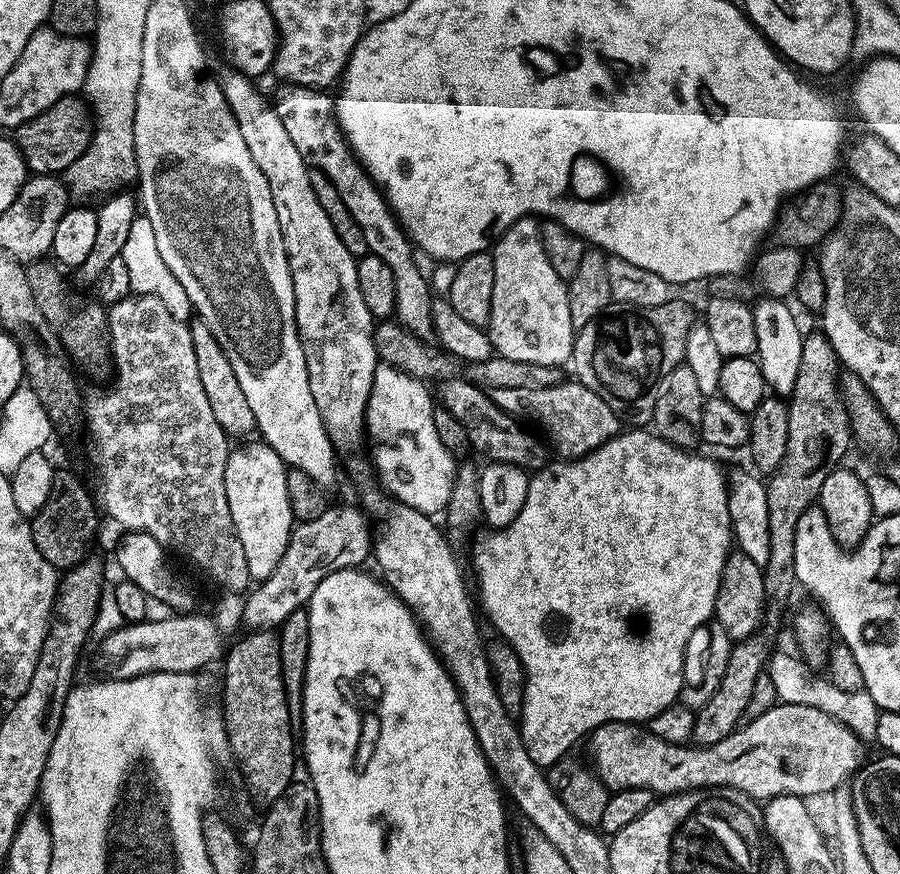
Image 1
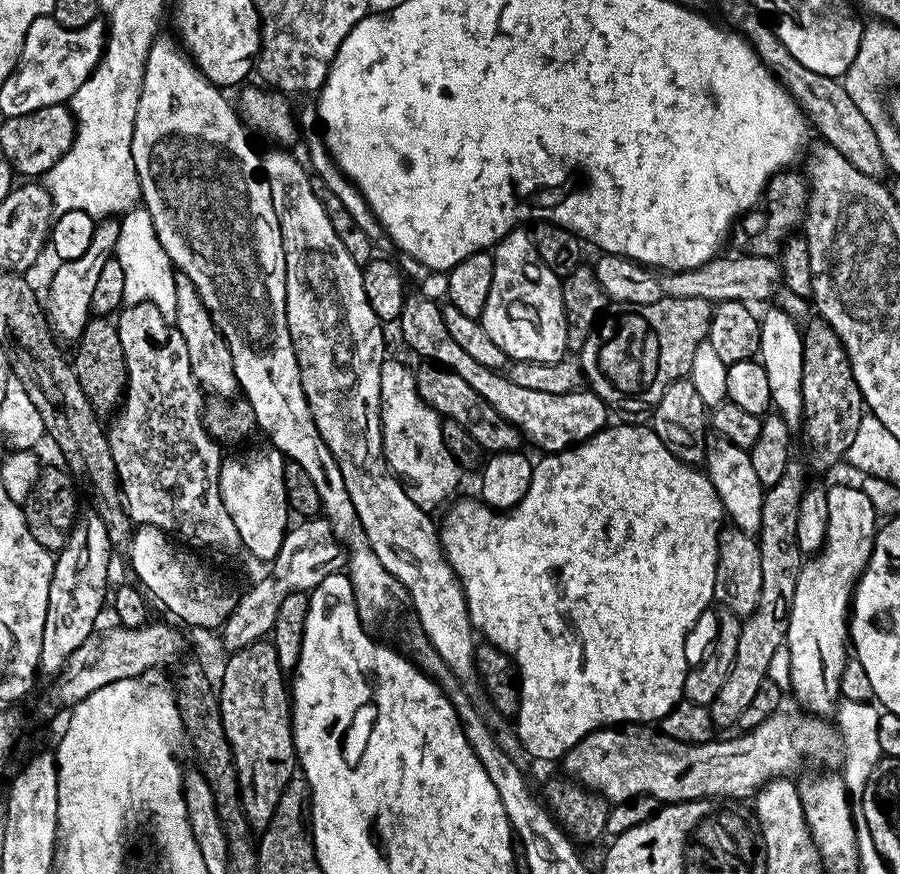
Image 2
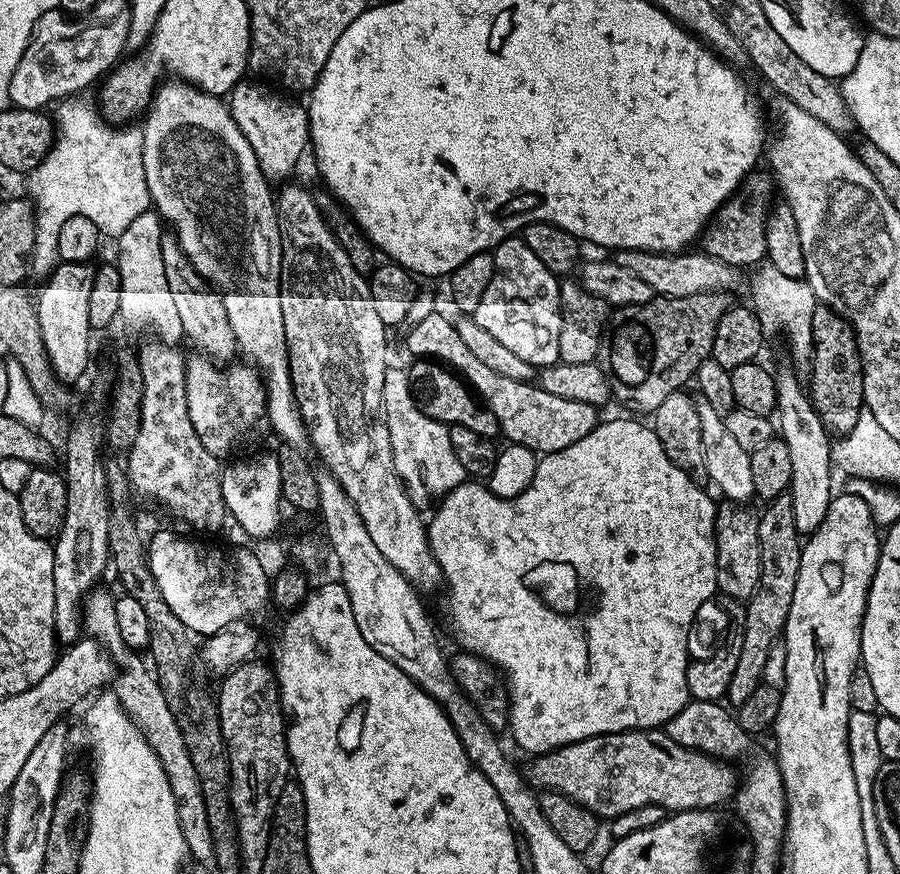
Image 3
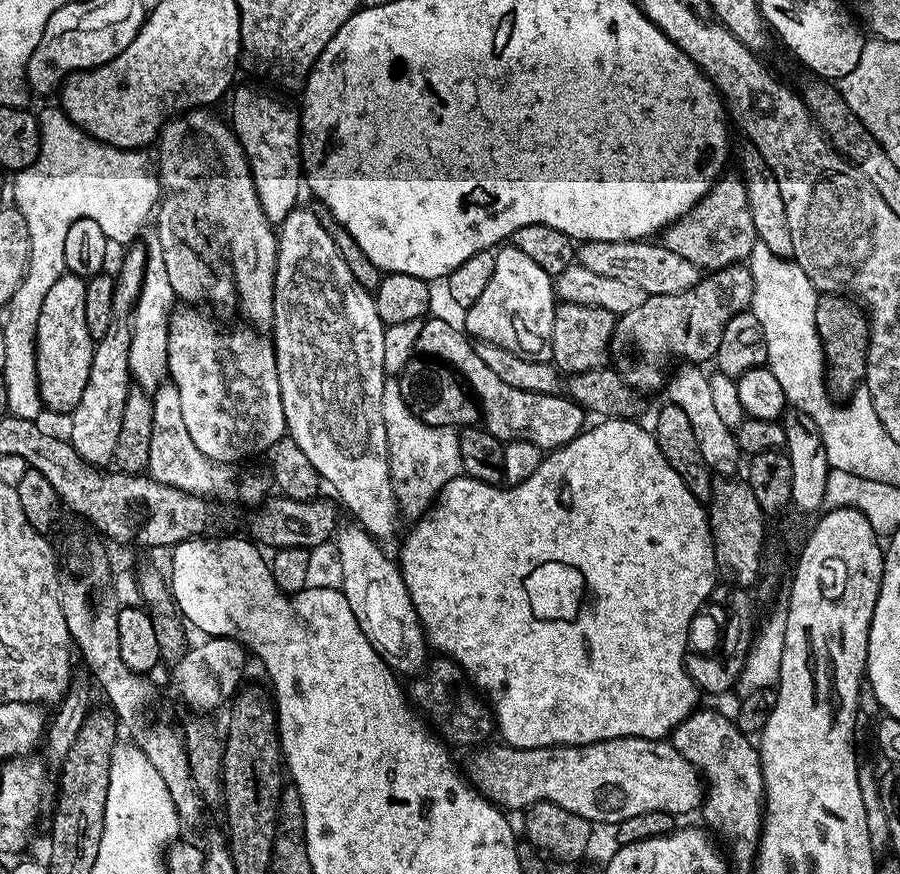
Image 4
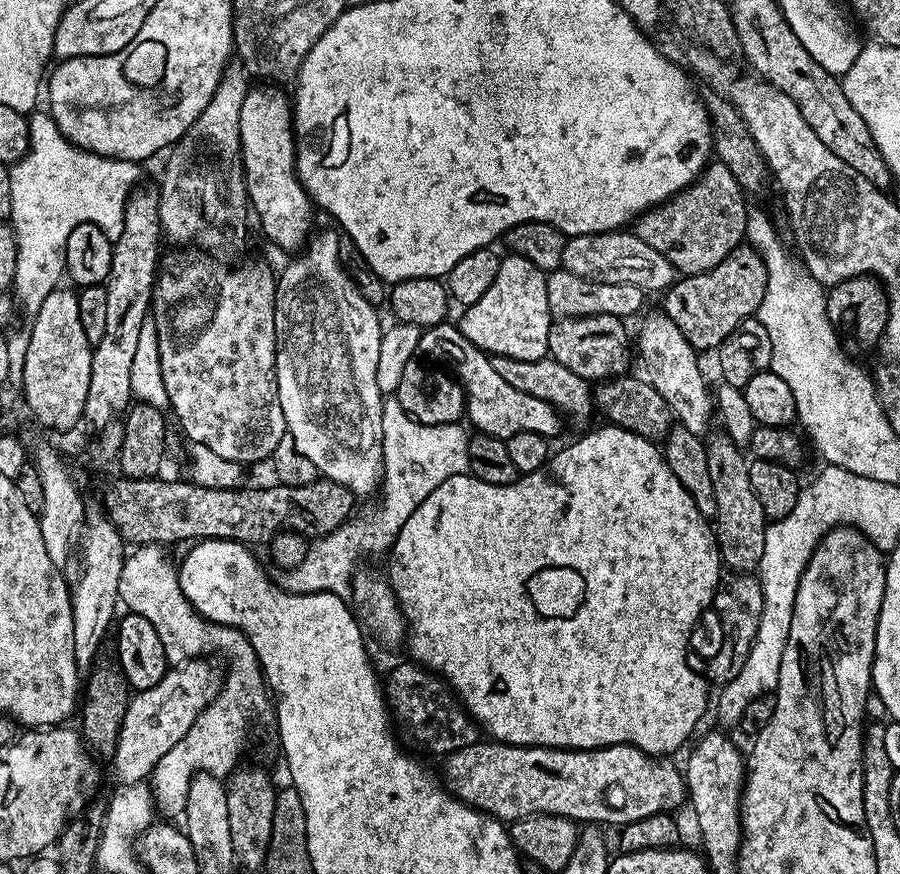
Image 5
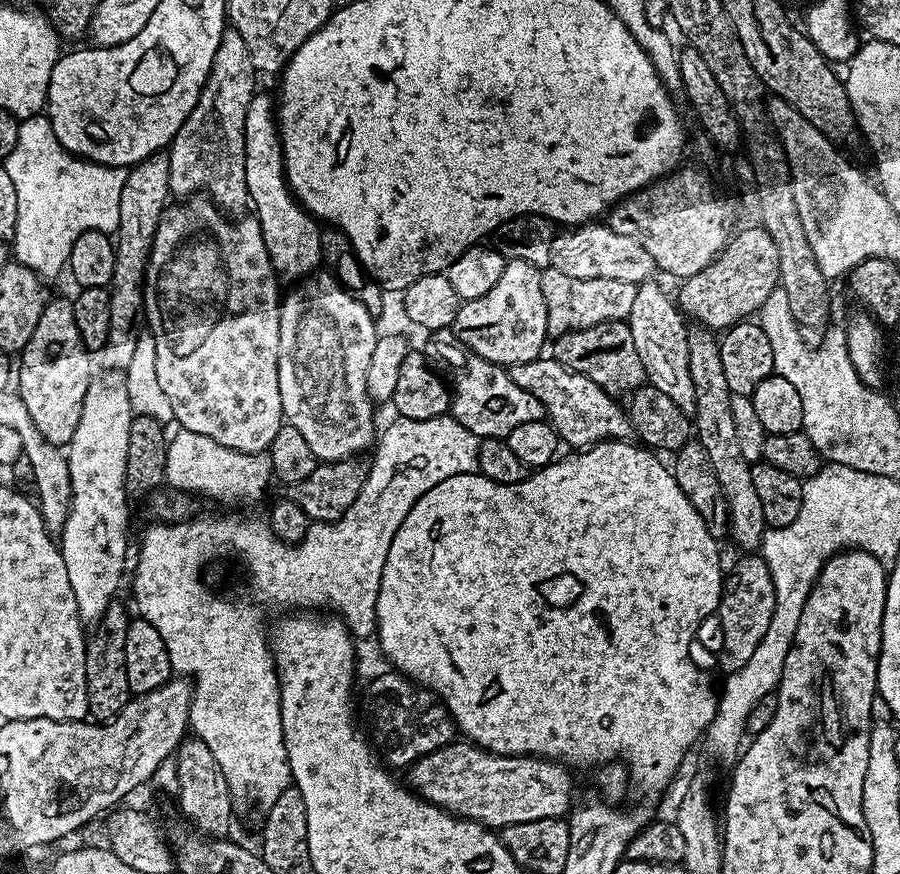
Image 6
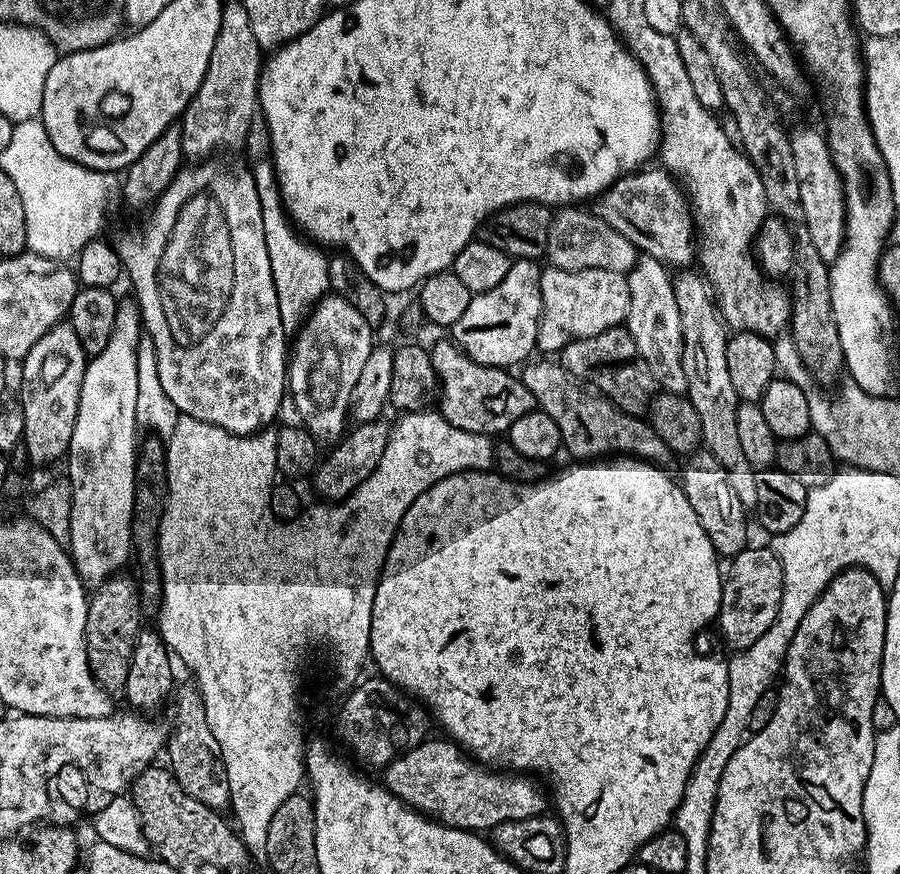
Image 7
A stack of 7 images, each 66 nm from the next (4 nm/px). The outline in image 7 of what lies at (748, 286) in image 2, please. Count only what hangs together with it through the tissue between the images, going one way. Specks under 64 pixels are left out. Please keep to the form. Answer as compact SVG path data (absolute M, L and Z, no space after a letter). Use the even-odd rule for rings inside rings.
M564 206L553 215L548 231L546 260L553 268L562 270L610 270L627 273L638 259L636 247L618 234L595 211L583 212L580 206Z

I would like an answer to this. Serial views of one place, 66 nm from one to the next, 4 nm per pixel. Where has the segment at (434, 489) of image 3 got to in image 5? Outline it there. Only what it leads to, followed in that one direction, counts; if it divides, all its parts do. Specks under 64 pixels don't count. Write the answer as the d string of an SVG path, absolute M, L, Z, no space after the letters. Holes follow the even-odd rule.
M385 399L382 414L382 442L380 443L384 455L384 474L378 489L380 504L374 505L373 508L364 508L361 512L359 509L355 515L345 520L341 528L336 528L330 534L313 539L306 558L302 558L302 562L297 568L289 568L283 573L283 587L290 592L333 592L336 596L347 597L349 595L348 583L351 580L353 583L354 580L352 567L359 562L360 556L366 555L367 552L387 553L402 530L406 518L410 518L410 514L414 514L417 506L434 489L442 486L442 482L446 482L446 478L463 476L468 472L469 433L463 432L460 427L459 423L430 426L417 420L411 420L396 399Z

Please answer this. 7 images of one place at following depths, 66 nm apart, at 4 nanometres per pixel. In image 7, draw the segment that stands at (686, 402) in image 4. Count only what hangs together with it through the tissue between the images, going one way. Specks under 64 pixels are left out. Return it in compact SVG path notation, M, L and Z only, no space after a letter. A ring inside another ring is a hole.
M641 255L626 273L630 290L630 310L626 327L634 338L636 354L648 366L657 385L665 392L687 393L686 374L682 370L682 324L672 289L669 269L654 258Z

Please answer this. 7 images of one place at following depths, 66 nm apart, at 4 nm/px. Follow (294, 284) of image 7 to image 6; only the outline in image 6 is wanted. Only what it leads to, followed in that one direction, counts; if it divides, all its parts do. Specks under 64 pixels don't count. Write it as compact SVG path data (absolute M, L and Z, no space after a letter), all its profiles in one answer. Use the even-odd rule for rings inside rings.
M257 91L246 106L245 130L246 190L251 211L260 223L262 242L266 242L268 257L277 277L284 276L288 282L307 278L321 267L324 255L322 228L315 216L300 203L288 186L284 175L284 151L280 145L278 104L264 93Z

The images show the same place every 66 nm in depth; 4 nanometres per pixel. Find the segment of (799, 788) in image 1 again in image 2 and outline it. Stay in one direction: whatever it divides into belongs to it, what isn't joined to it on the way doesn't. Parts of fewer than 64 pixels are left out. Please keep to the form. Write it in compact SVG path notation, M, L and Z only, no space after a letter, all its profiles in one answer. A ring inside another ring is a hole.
M778 710L757 728L740 734L744 736L732 736L729 740L713 738L699 744L675 740L647 724L597 728L564 753L563 775L601 796L609 805L625 804L627 800L636 800L639 796L653 796L664 804L681 804L691 800L751 801L769 780L795 777L794 774L803 766L804 759L815 754L816 735L820 732L821 721L808 714L799 715L787 716L784 710Z

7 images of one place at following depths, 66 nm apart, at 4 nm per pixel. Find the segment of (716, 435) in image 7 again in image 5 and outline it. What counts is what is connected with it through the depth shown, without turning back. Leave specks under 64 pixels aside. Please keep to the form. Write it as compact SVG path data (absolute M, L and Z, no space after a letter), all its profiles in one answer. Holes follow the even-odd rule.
M717 431L717 436L711 436L707 437L706 447L710 466L710 486L714 486L716 503L716 546L720 550L720 558L725 569L732 568L728 570L736 574L752 574L759 569L762 550L766 546L766 517L762 510L762 502L758 502L754 486L750 486L749 461L744 460L745 453L724 431Z

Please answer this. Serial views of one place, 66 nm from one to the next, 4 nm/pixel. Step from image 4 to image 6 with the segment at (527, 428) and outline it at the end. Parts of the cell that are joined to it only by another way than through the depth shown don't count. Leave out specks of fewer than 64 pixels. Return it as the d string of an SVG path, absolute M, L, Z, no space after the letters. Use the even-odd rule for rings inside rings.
M443 328L431 333L432 340L426 347L426 352L433 361L441 360L448 364L452 371L450 376L450 414L459 424L466 426L475 436L498 436L506 438L510 430L522 426L522 422L534 422L545 419L546 413L542 402L534 398L518 382L508 376L507 367L491 364L486 358L474 354L463 342L458 339L455 332Z

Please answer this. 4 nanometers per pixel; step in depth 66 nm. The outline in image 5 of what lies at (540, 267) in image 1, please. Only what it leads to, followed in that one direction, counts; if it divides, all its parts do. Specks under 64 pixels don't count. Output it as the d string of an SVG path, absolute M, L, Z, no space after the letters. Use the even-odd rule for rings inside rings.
M505 255L500 261L498 278L478 302L467 305L463 309L464 317L458 320L460 333L474 346L478 346L492 356L505 356L506 358L522 358L523 360L543 360L548 356L548 335L554 317L548 305L546 286L548 285L547 275L534 262L526 262L521 256Z

